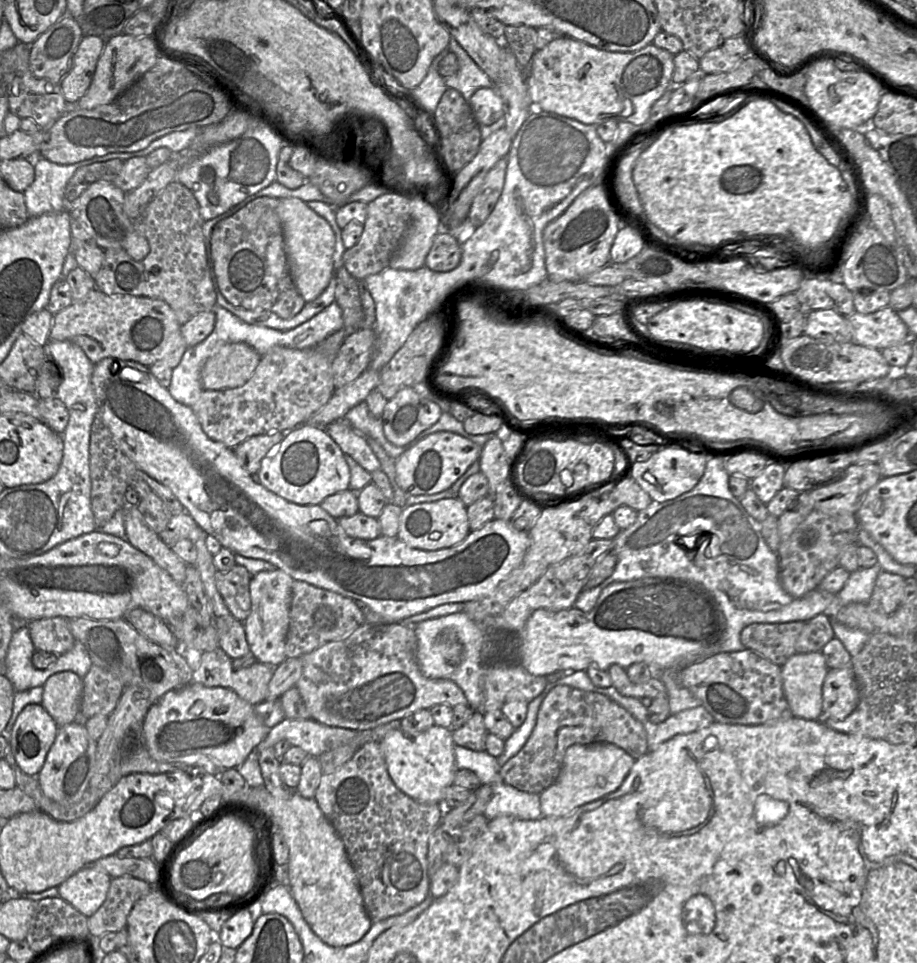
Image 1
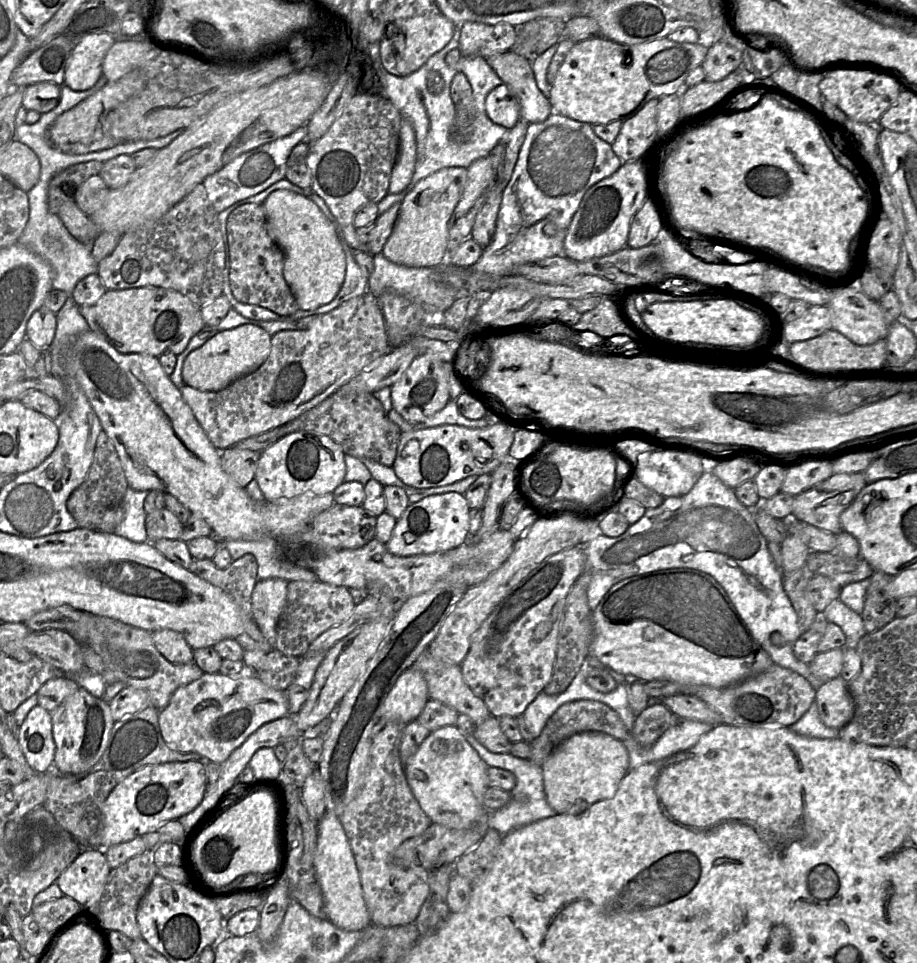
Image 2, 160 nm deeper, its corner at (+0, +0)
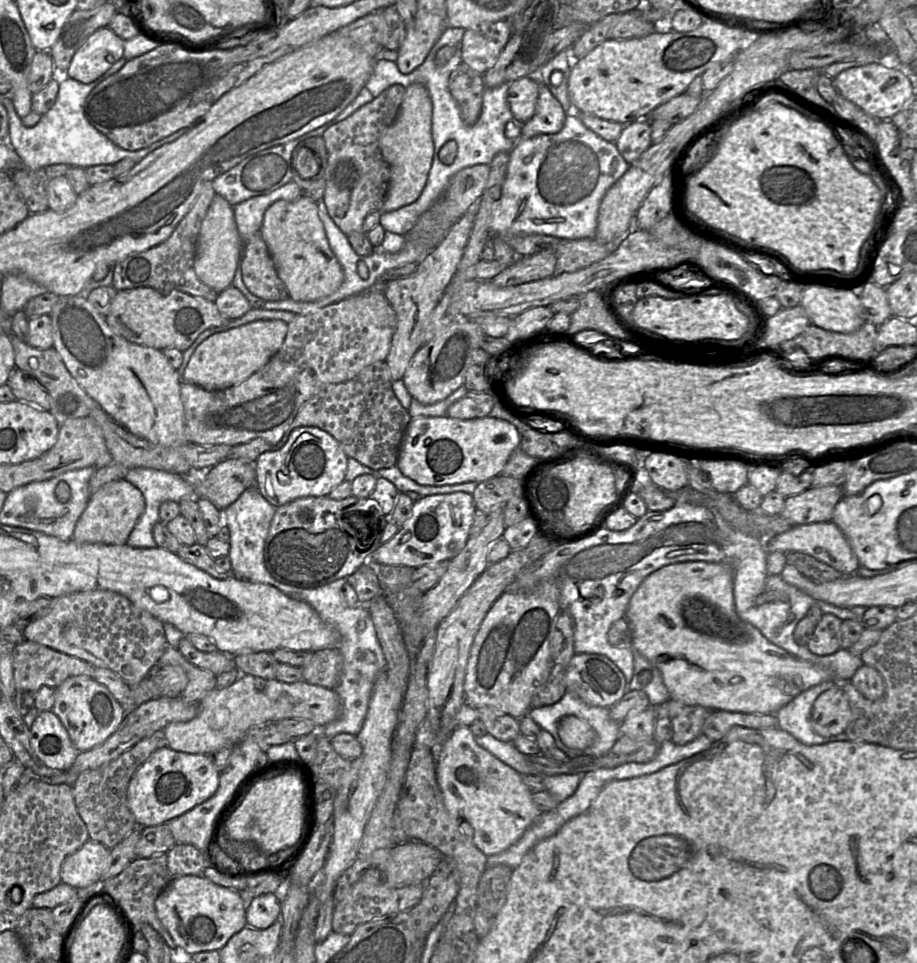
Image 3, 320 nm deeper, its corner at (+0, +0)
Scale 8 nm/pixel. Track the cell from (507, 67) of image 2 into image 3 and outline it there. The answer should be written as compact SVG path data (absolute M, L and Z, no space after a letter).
M539 83L534 115L521 127L523 138L559 132L565 122L566 112L560 102L544 84Z

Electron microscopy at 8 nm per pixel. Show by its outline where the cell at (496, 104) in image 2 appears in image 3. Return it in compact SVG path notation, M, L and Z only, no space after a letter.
M525 76L510 82L507 101L517 121L525 123L534 115L538 90L536 76Z

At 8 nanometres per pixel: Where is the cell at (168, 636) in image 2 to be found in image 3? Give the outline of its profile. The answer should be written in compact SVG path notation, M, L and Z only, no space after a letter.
M184 637L181 639L177 650L188 662L200 669L210 671L214 675L236 668L232 654L223 653L218 650L213 652L199 651Z

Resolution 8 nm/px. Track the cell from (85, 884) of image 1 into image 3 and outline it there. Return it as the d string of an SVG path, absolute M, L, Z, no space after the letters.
M88 839L64 859L60 869L61 882L76 889L98 882L109 865L109 855L109 848Z

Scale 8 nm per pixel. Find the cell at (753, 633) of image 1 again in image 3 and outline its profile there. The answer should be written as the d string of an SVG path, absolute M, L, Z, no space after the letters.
M823 614L807 643L807 648L816 655L830 655L841 648L840 627L843 620L832 614Z

